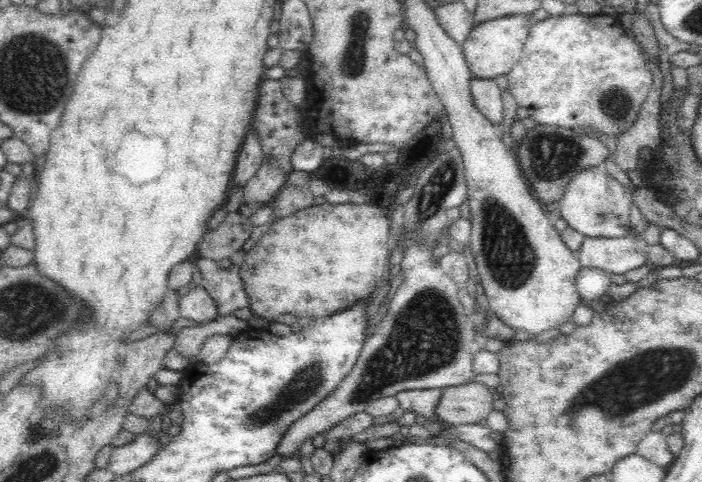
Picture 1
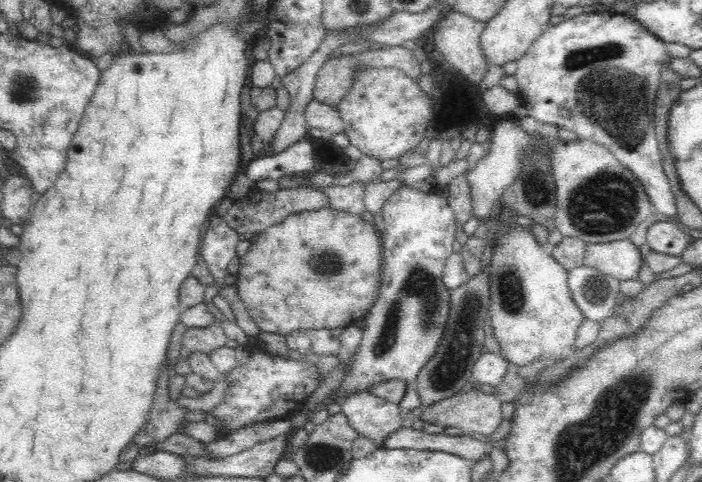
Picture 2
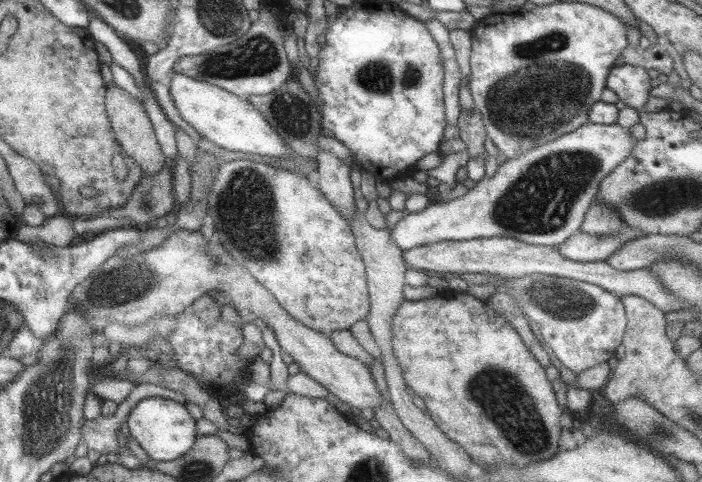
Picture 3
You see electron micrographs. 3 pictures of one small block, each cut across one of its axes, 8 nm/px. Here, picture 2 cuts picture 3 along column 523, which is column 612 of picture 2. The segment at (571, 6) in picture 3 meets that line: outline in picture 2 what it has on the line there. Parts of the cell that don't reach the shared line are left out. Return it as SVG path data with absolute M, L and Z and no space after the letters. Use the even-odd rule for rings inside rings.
M597 12L593 14L584 14L576 16L570 20L564 20L557 26L550 26L539 38L534 45L522 56L518 61L518 68L515 70L515 77L518 83L518 90L522 105L526 108L527 115L542 122L543 124L555 125L562 127L576 136L584 139L596 141L600 145L605 146L624 166L628 167L642 181L651 203L654 205L655 212L670 218L670 220L678 220L678 207L676 207L676 197L671 189L672 184L668 180L662 166L662 155L659 151L658 137L655 134L654 116L655 116L655 100L657 96L658 86L661 81L662 68L667 62L669 52L667 44L660 41L656 35L648 32L640 22L630 18L628 14L618 14L617 12Z

